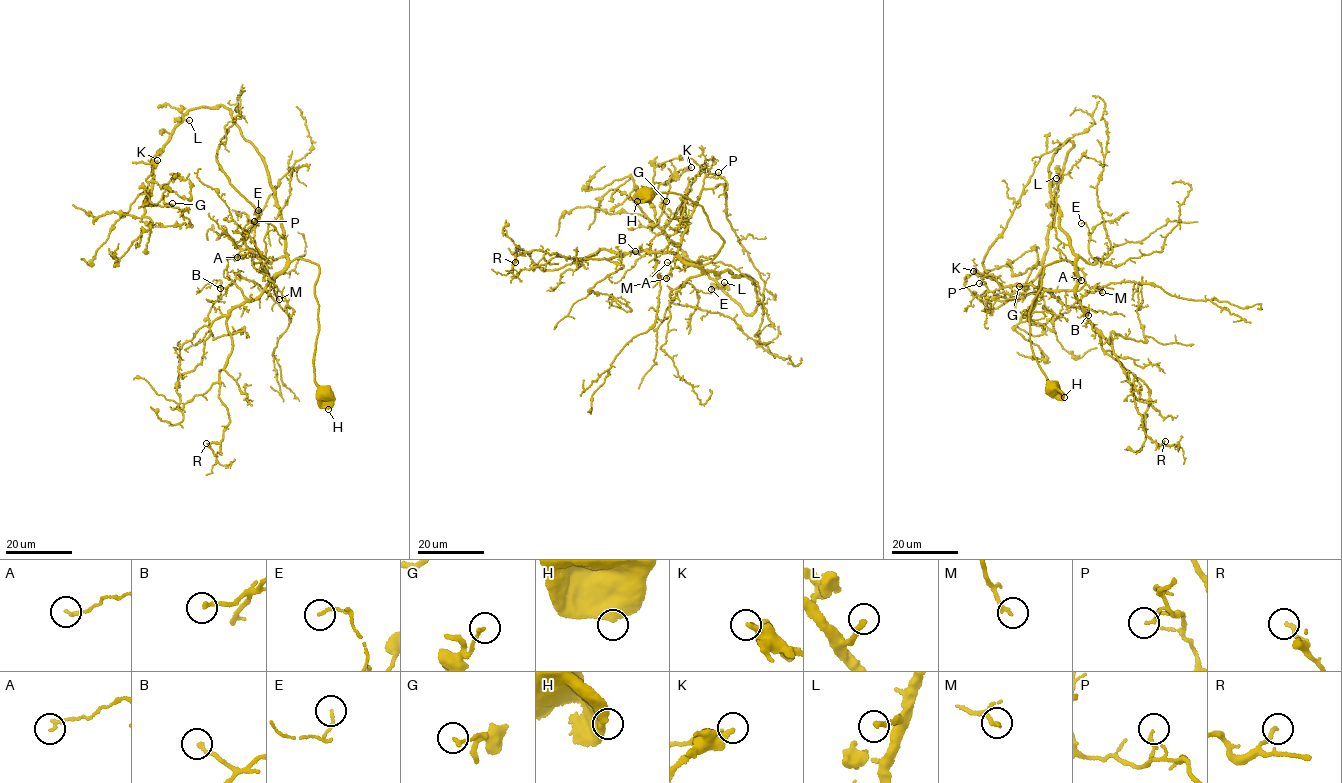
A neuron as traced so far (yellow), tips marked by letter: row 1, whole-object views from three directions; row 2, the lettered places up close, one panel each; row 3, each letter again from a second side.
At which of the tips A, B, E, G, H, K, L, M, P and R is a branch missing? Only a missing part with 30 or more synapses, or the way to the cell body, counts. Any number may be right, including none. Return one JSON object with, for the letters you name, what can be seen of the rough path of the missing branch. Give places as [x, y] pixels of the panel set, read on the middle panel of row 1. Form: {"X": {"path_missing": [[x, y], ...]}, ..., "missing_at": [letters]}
{"L": {"path_missing": [[724, 282], [727, 266], [708, 228], [723, 214], [734, 211], [754, 218], [752, 228]]}, "M": {"path_missing": [[666, 278], [654, 285], [623, 283], [592, 302], [581, 300]]}, "missing_at": ["L", "M"]}

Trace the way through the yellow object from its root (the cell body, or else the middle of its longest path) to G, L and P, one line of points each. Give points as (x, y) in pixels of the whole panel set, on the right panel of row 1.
G: (1053, 387), (1029, 312), (1044, 267), (1074, 263), (1049, 178), (1070, 141), (1044, 259), (1019, 286)
L: (1053, 387), (1033, 354), (1029, 312), (1044, 267), (1074, 263), (1049, 178), (1053, 154), (1070, 141), (1056, 178)
P: (1053, 387), (1033, 354), (1029, 312), (1044, 267), (1073, 265), (1069, 290), (979, 283)

